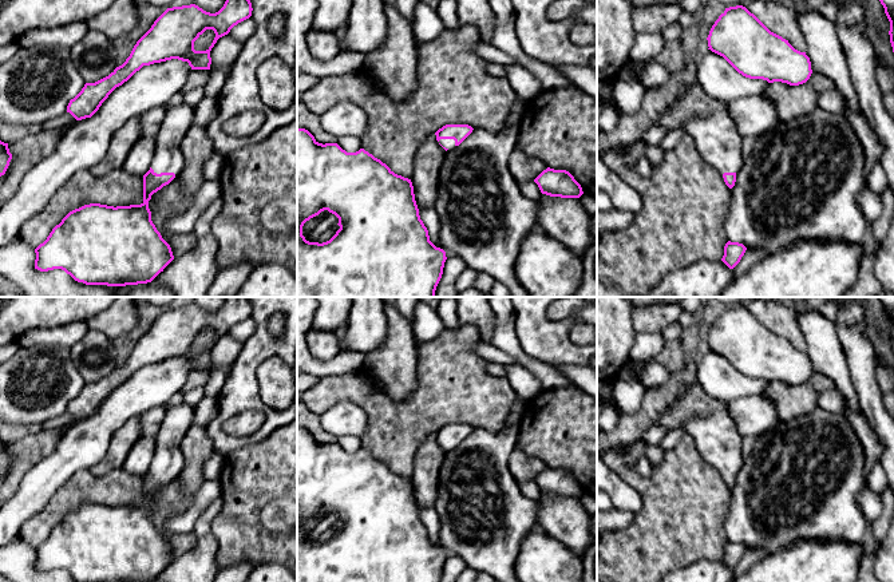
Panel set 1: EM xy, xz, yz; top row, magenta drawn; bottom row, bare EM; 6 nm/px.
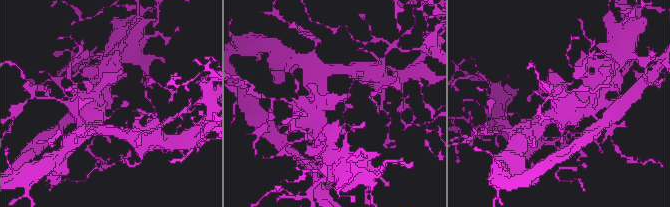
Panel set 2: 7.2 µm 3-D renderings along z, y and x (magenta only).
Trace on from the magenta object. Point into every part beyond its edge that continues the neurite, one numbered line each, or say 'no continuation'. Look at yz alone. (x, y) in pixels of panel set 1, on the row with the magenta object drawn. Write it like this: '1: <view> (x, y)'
1: yz (716, 137)

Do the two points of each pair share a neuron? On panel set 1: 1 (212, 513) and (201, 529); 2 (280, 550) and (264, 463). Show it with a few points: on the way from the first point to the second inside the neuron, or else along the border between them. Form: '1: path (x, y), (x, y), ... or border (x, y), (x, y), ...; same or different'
1: path (208, 517), (204, 525); same
2: path (258, 529), (254, 525), (254, 484); same

